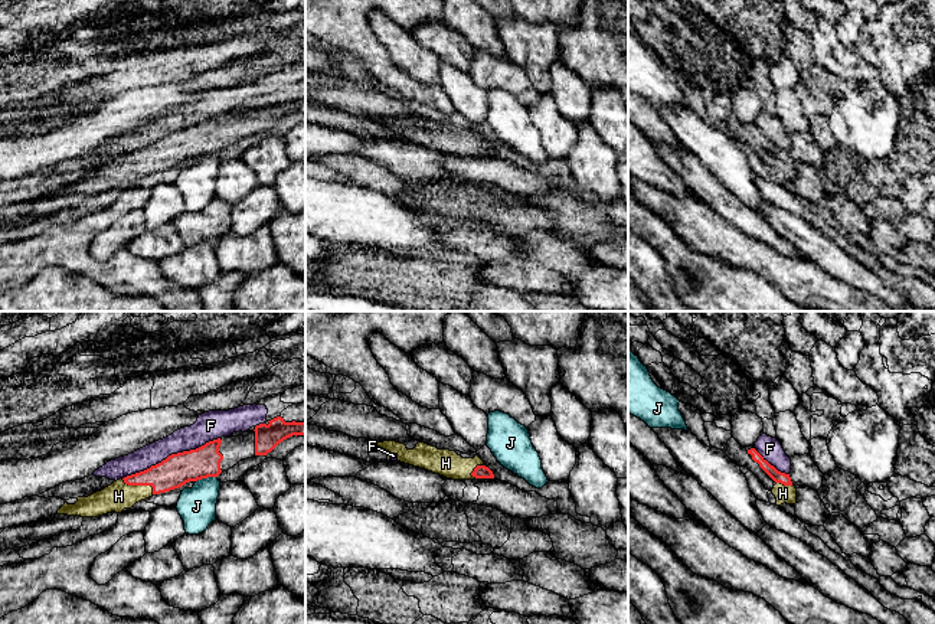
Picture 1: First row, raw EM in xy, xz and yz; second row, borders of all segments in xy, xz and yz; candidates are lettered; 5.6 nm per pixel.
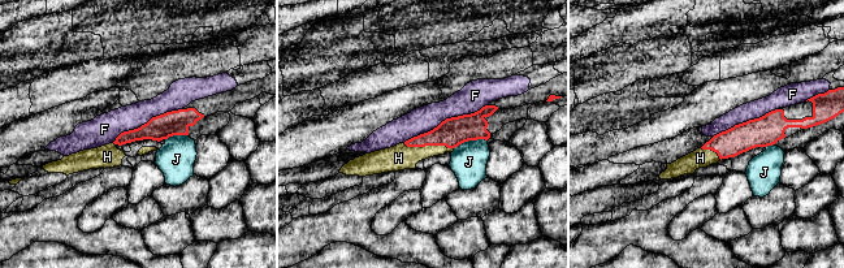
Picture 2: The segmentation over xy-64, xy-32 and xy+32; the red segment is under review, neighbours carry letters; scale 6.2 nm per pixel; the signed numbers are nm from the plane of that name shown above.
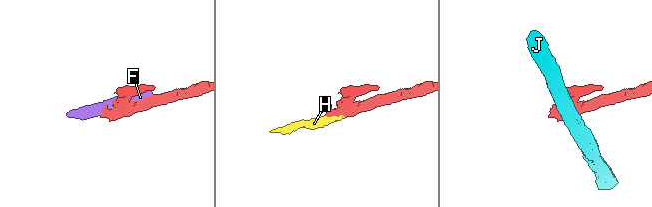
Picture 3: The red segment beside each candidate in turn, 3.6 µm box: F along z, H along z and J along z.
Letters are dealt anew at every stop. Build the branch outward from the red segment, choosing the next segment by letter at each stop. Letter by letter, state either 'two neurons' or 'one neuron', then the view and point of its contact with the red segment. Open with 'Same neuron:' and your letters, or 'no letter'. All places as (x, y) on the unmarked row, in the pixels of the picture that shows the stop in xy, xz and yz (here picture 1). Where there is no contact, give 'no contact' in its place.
Same neuron: H
F: two neurons; meets red in xy at (172, 131)
H: one neuron; meets red in xy at (140, 162)
J: two neurons; meets red in xy at (206, 154)

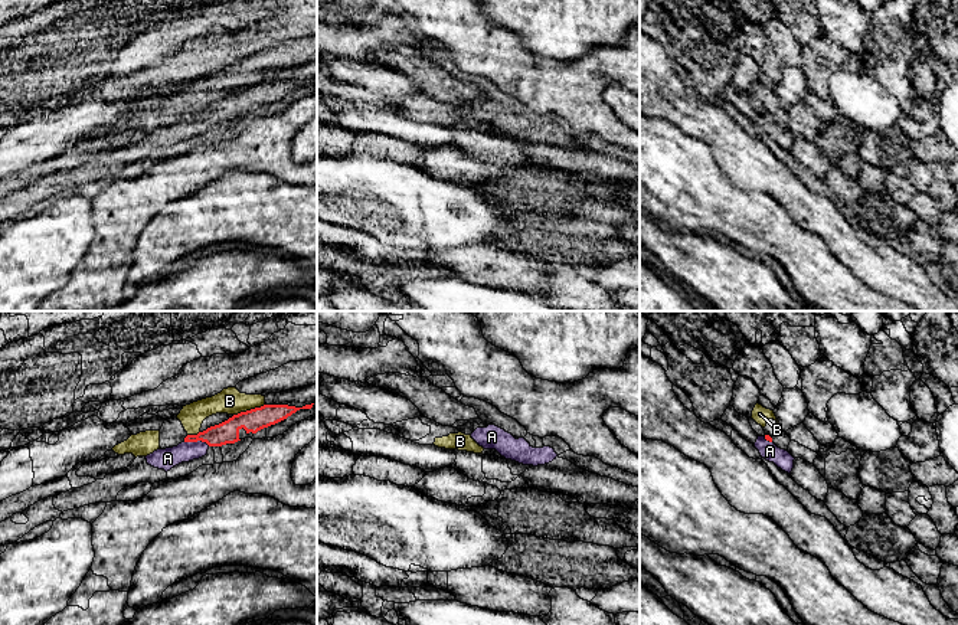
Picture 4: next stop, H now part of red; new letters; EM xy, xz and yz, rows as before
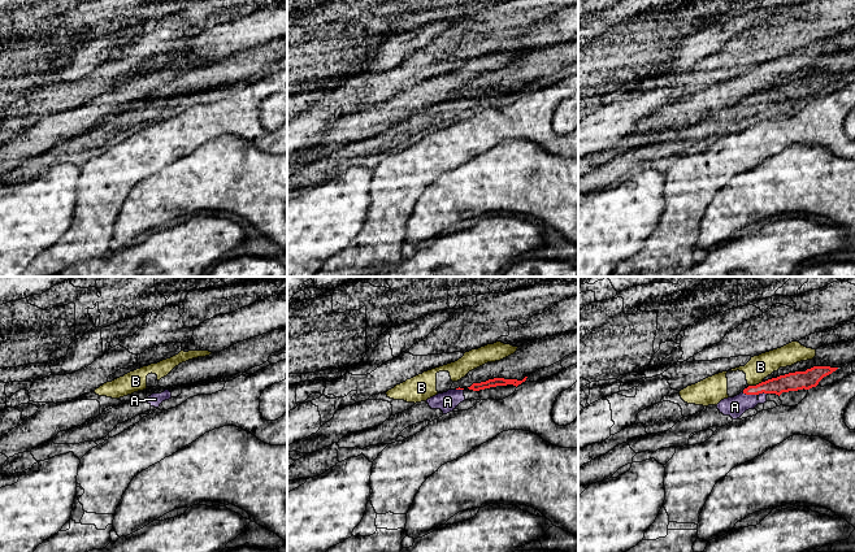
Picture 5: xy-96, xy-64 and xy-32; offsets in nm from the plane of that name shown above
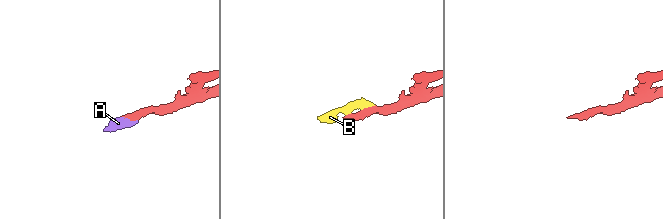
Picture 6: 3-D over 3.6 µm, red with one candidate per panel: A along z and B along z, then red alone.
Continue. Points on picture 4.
Same neuron: A
A: one neuron; meets red in xy at (198, 117)
B: two neurons; meets red in xy at (248, 88)

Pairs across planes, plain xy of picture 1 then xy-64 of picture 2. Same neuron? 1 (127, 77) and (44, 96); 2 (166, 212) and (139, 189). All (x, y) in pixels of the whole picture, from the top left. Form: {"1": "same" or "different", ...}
{"1": "same", "2": "same"}

